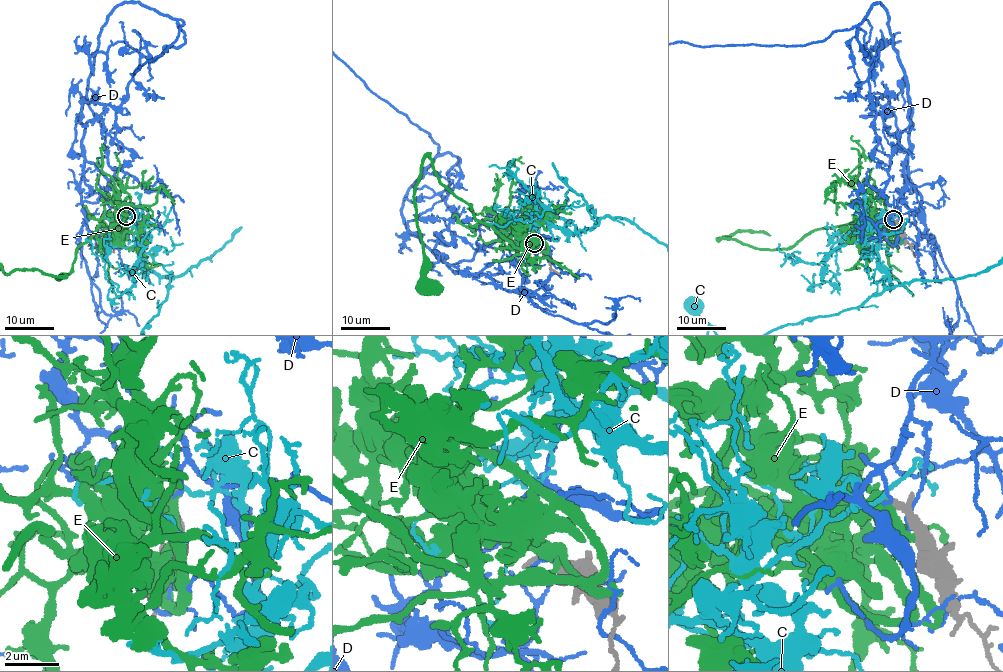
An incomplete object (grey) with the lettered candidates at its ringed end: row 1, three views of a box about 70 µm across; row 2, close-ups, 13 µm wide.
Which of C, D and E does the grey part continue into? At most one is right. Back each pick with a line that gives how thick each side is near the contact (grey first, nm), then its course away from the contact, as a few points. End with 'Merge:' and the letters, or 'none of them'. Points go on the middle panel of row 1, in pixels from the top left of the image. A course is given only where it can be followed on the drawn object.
Merge: none of them

